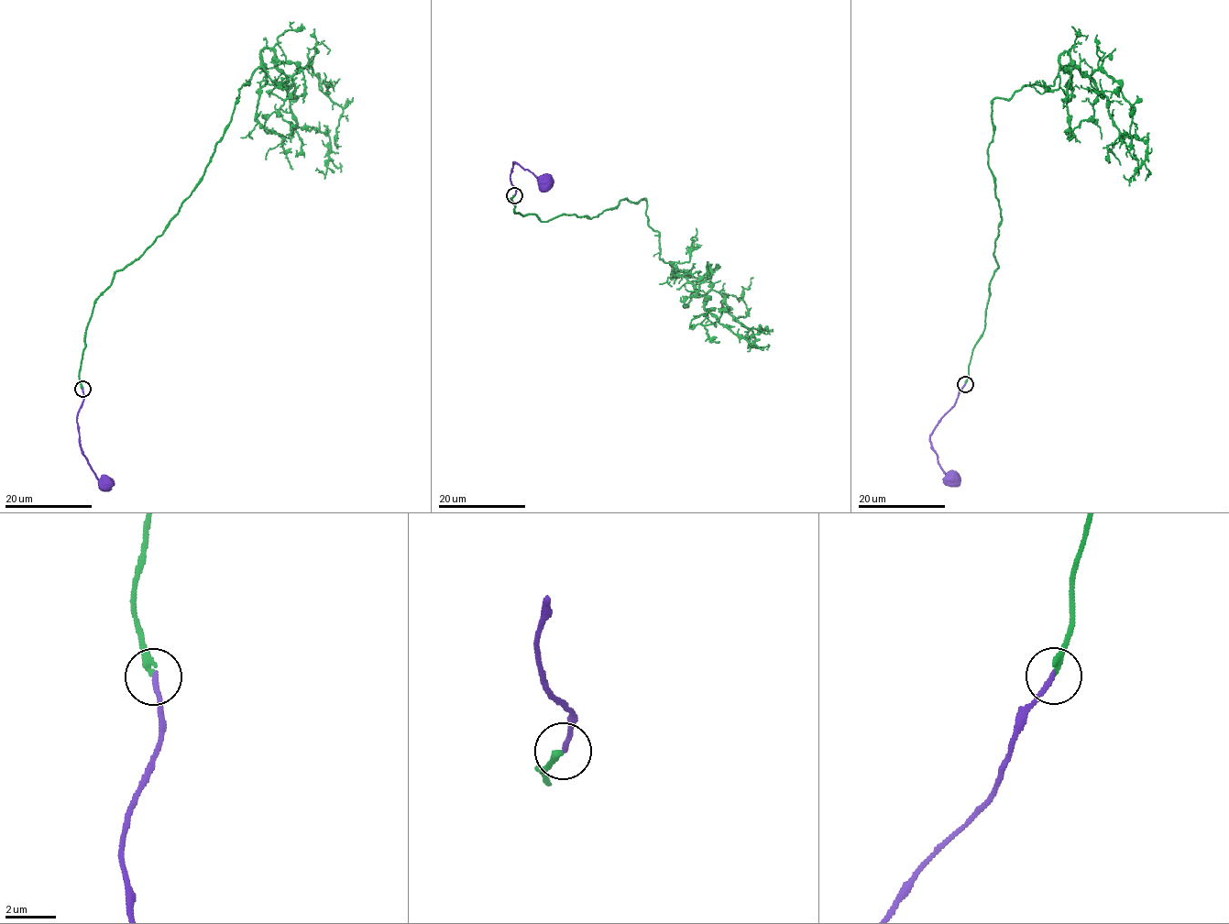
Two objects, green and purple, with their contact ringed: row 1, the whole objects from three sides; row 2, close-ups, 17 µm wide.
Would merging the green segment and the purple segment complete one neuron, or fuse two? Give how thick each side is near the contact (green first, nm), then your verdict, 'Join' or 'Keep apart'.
Thickness 280 nm (green) against 200 nm. Join

